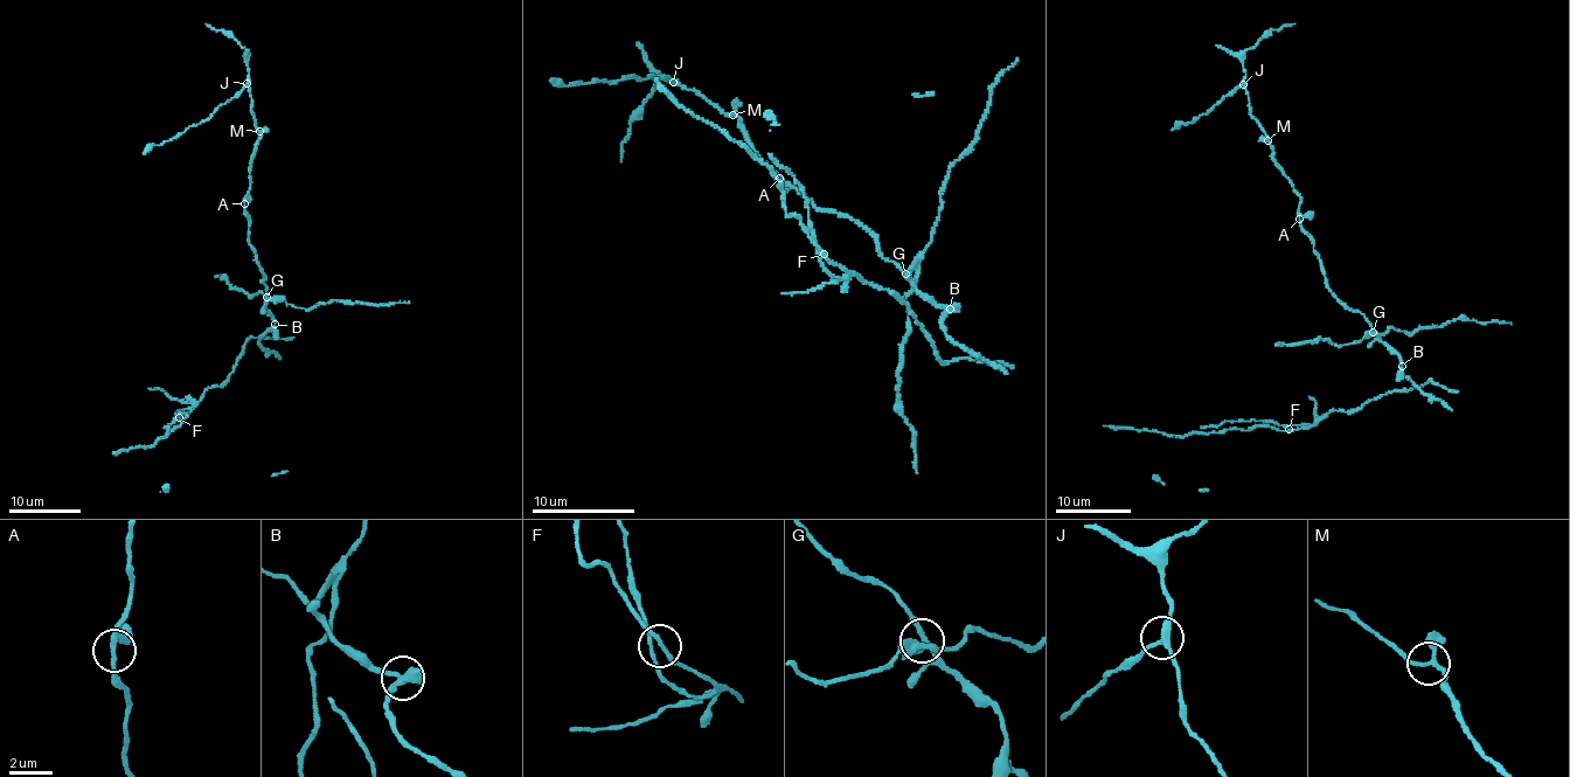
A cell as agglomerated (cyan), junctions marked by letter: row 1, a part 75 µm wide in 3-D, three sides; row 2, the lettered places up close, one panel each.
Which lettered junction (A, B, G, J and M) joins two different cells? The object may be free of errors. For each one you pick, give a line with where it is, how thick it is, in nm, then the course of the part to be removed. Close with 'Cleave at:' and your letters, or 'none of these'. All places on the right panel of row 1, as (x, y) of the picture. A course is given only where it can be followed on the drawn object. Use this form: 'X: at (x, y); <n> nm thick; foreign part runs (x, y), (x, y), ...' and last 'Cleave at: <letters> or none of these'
G: at (1373, 332); 200 nm thick
Cleave at: G

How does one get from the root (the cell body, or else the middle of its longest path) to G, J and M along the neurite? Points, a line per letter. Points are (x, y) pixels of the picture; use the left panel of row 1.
G: (269, 311), (265, 297)
J: (269, 311), (264, 278), (249, 243), (244, 209), (250, 164), (261, 136), (247, 83)
M: (269, 311), (265, 306), (266, 289), (262, 281), (264, 278), (249, 243), (249, 217), (244, 209), (259, 131)

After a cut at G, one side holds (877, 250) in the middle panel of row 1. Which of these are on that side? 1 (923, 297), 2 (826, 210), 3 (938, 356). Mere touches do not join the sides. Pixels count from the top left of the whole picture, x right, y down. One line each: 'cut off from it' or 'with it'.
1: with it
2: with it
3: cut off from it

